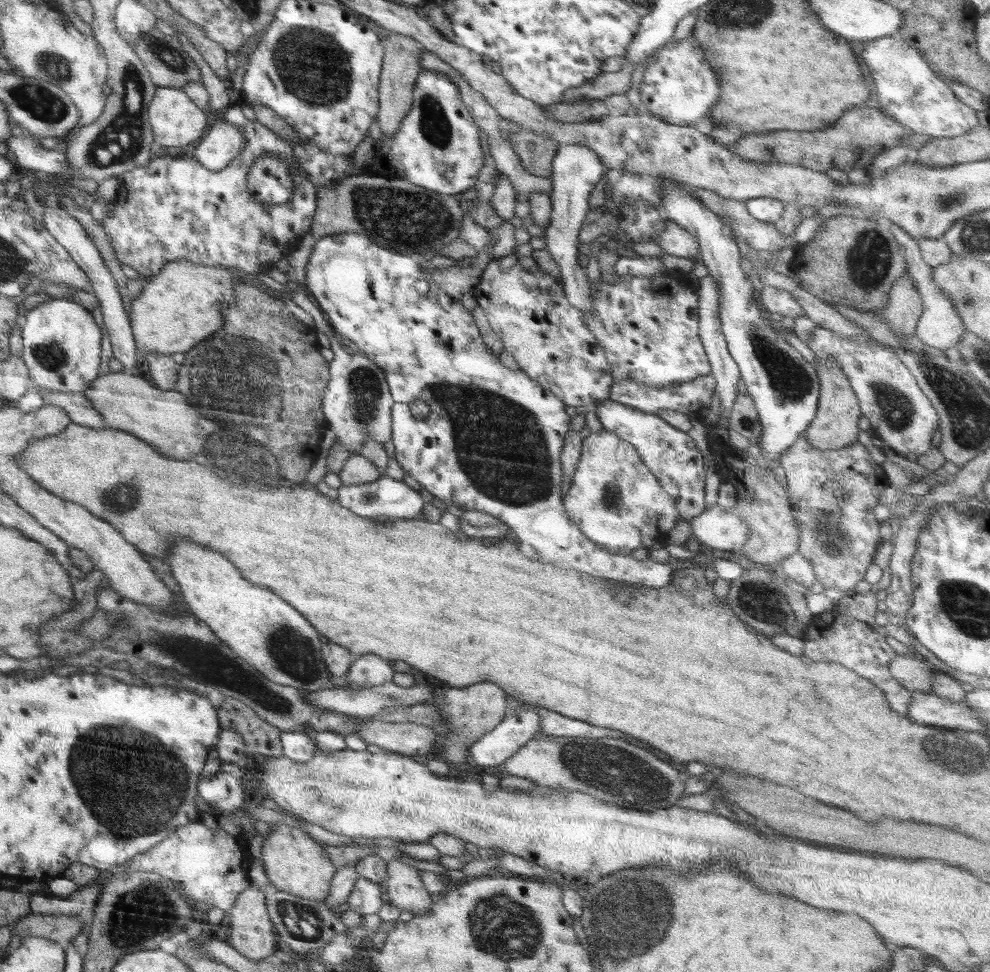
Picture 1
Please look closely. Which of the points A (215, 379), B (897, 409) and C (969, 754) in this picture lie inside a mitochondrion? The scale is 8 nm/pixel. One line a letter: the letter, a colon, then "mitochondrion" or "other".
A: mitochondrion
B: mitochondrion
C: mitochondrion

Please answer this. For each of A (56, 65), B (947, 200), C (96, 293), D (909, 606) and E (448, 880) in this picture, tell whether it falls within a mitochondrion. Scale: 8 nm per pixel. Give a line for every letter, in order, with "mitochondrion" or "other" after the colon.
A: mitochondrion
B: mitochondrion
C: other
D: other
E: other

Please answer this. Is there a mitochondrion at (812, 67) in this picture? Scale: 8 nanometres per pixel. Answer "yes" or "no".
no

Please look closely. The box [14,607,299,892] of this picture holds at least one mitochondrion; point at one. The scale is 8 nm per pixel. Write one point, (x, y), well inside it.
(133, 790)

